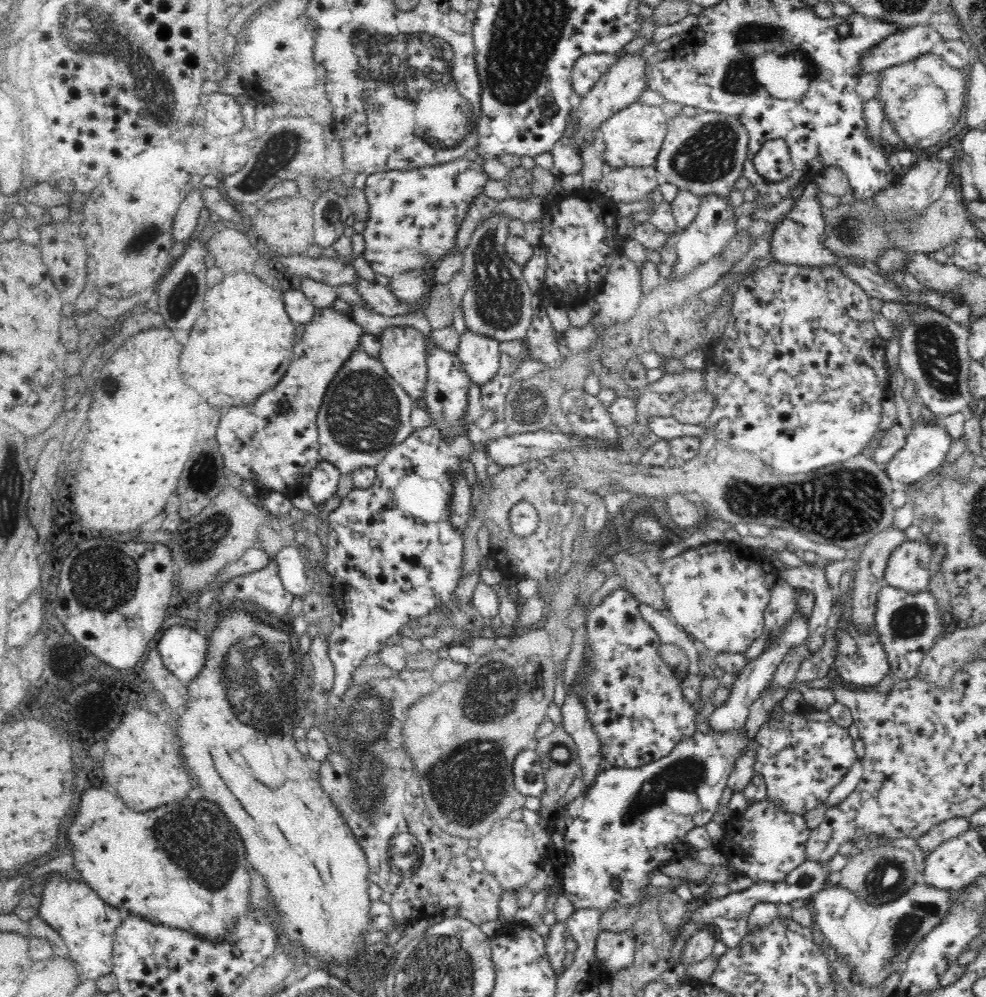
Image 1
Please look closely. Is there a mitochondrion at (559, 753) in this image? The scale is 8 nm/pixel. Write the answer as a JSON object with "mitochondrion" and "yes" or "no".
{"mitochondrion":"yes"}

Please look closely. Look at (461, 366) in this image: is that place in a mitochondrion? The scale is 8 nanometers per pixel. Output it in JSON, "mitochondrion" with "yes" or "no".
{"mitochondrion":"no"}

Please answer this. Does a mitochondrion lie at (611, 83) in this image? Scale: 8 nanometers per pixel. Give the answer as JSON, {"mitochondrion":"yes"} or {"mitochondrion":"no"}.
{"mitochondrion":"no"}

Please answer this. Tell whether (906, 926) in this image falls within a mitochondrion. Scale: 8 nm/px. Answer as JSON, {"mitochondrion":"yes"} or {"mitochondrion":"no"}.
{"mitochondrion":"yes"}

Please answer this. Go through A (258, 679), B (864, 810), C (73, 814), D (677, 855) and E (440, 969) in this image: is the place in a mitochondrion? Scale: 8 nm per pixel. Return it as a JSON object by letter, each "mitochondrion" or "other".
{"A":"mitochondrion","B":"other","C":"other","D":"other","E":"mitochondrion"}

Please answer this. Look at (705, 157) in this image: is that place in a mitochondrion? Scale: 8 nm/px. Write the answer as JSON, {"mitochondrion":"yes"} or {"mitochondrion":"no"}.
{"mitochondrion":"yes"}

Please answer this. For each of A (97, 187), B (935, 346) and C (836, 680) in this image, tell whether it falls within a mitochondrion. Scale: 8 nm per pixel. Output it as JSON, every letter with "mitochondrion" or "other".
{"A":"other","B":"mitochondrion","C":"other"}

